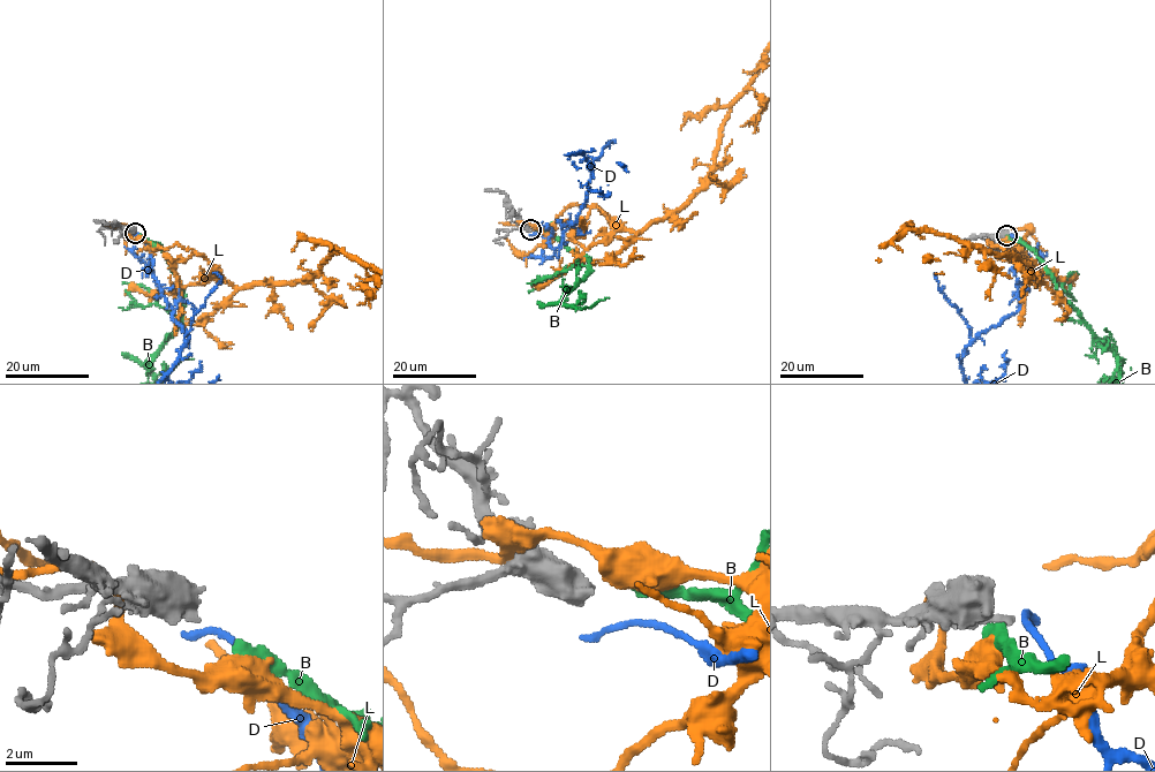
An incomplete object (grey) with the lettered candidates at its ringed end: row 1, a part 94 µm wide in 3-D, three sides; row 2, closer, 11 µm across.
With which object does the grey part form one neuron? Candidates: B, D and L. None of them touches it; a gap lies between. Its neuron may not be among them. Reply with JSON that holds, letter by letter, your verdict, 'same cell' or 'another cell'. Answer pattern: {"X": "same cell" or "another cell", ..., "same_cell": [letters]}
{"B": "same cell", "D": "another cell", "L": "another cell", "same_cell": ["B"]}

